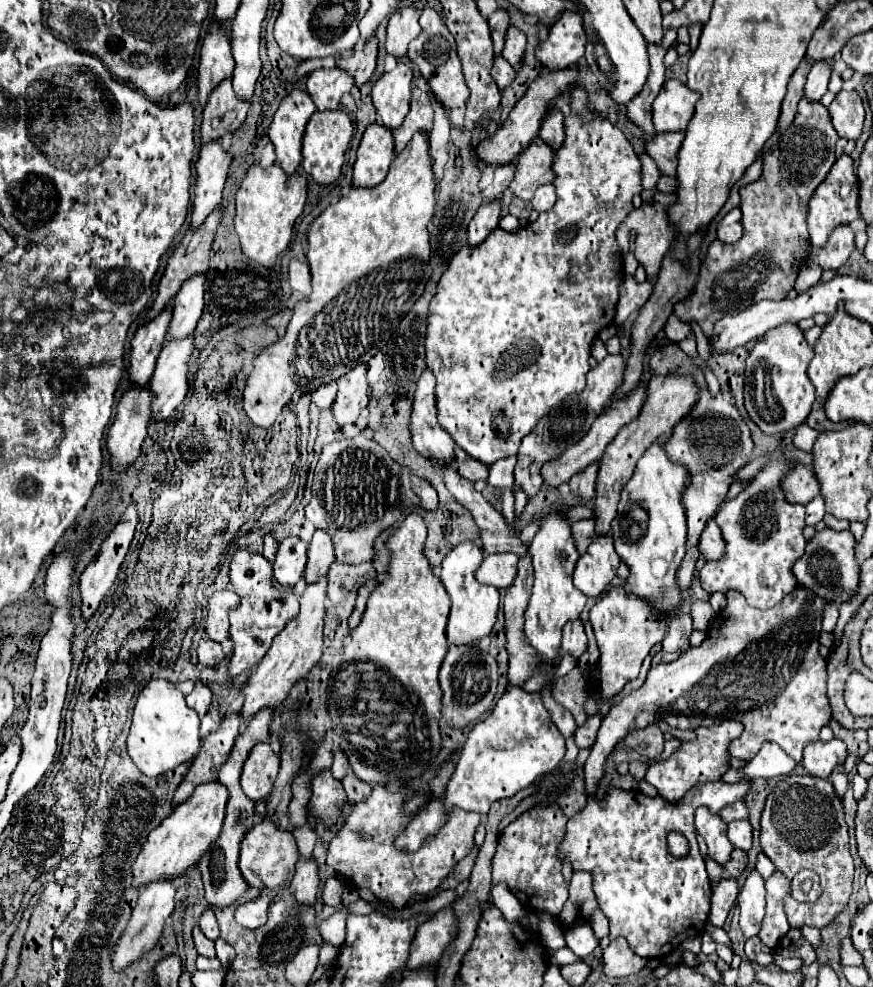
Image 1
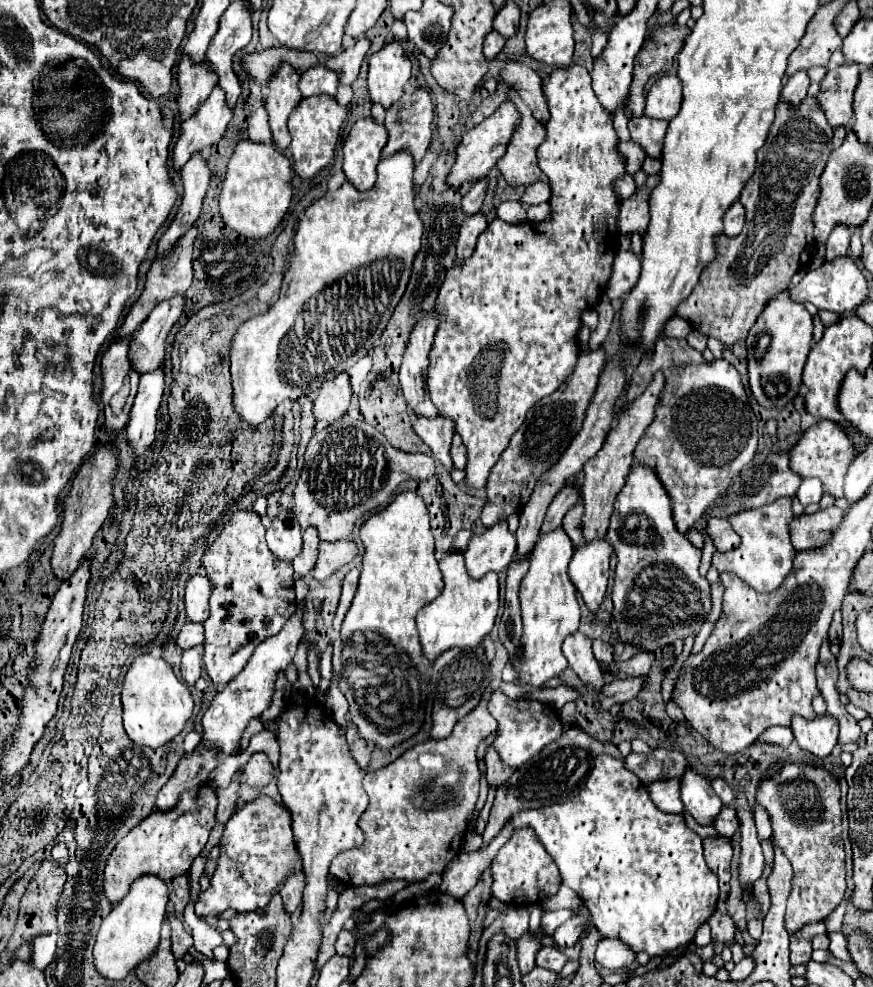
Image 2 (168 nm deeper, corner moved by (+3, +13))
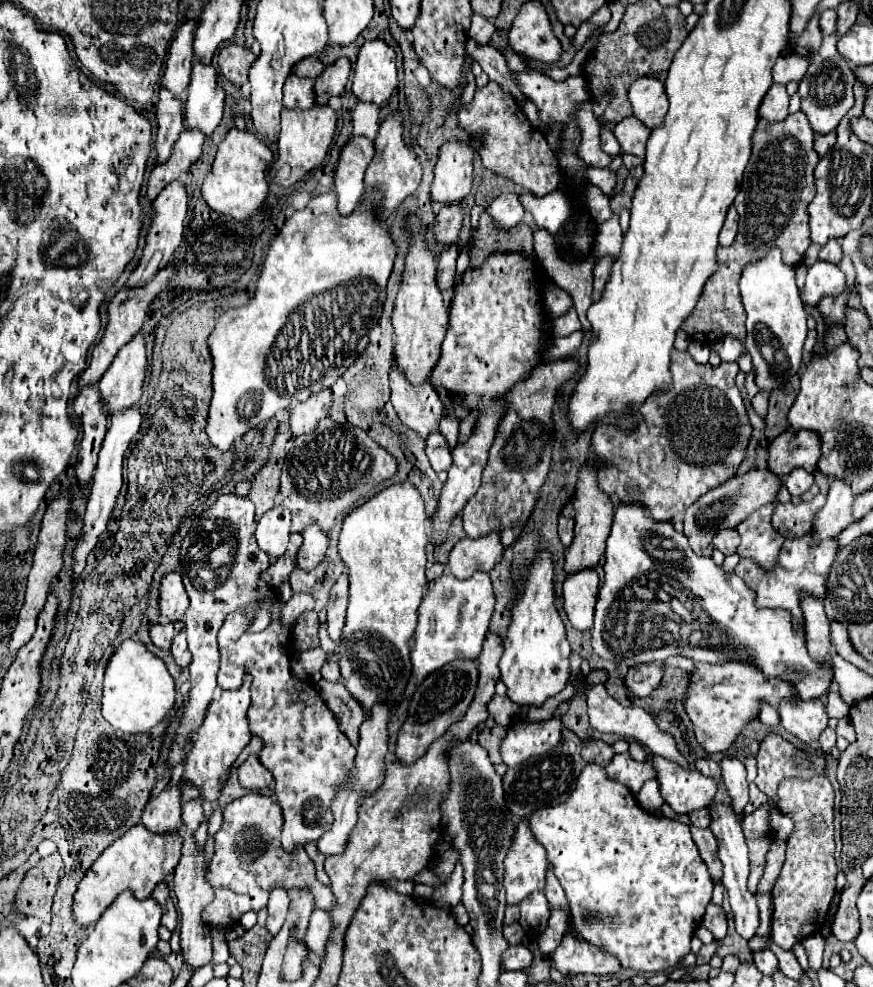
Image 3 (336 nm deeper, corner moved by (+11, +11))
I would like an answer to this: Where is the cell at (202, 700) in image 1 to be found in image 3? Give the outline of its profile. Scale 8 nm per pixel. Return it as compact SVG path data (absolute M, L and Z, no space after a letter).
M180 630L176 636L174 636L174 640L172 640L172 648L170 648L170 652L172 652L172 656L174 656L174 660L176 660L176 664L178 666L188 666L190 664L190 650L188 650L188 646L186 646L186 634L184 634L184 630Z

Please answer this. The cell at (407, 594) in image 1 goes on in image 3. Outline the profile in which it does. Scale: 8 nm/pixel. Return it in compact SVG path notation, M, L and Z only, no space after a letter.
M398 482L384 488L344 518L338 538L338 554L350 570L350 604L344 636L352 636L356 632L372 634L382 638L384 642L390 642L398 652L406 652L408 642L412 638L412 630L416 628L418 606L426 592L426 528L428 516L424 512L424 500L410 482Z

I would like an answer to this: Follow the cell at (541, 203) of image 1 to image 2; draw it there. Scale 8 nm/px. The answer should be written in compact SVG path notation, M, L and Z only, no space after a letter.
M534 182L532 186L526 188L524 196L520 198L522 202L526 204L542 204L542 202L548 202L548 196L550 196L550 188L546 182Z

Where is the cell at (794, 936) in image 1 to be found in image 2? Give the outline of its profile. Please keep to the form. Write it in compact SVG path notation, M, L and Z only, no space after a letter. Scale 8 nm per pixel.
M814 922L814 924L804 924L798 932L790 936L790 962L792 966L796 964L806 964L812 954L812 936L824 934L824 922Z

